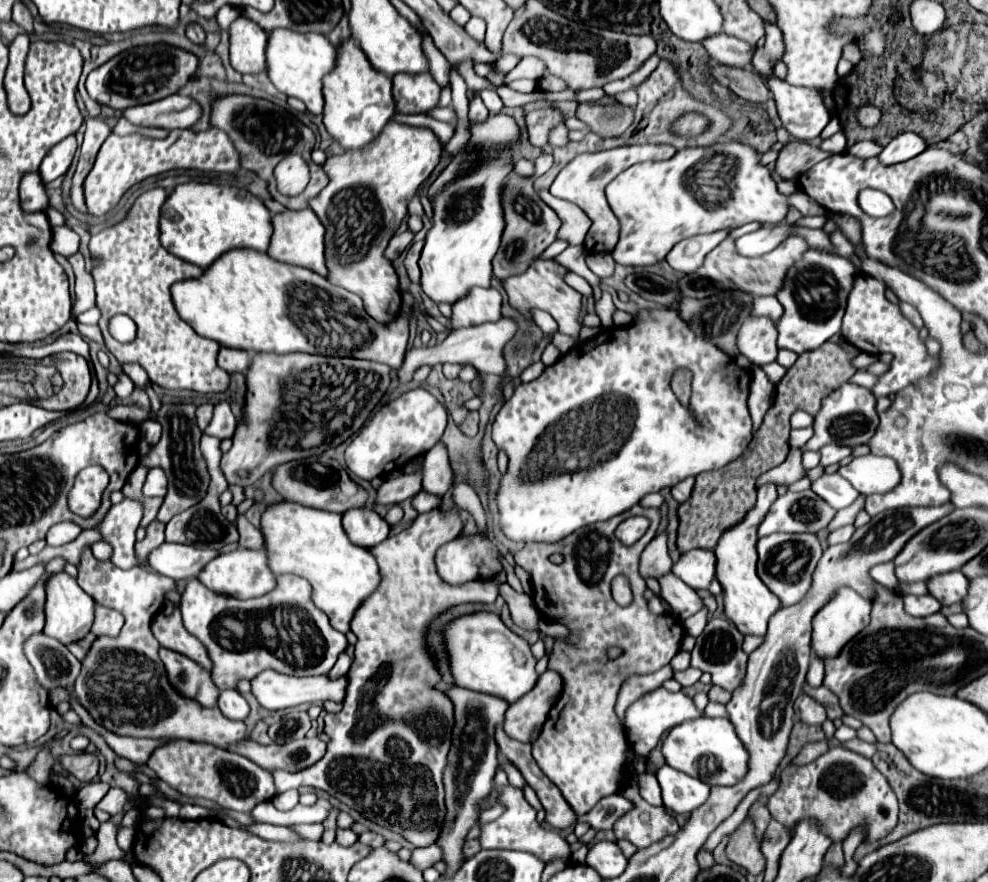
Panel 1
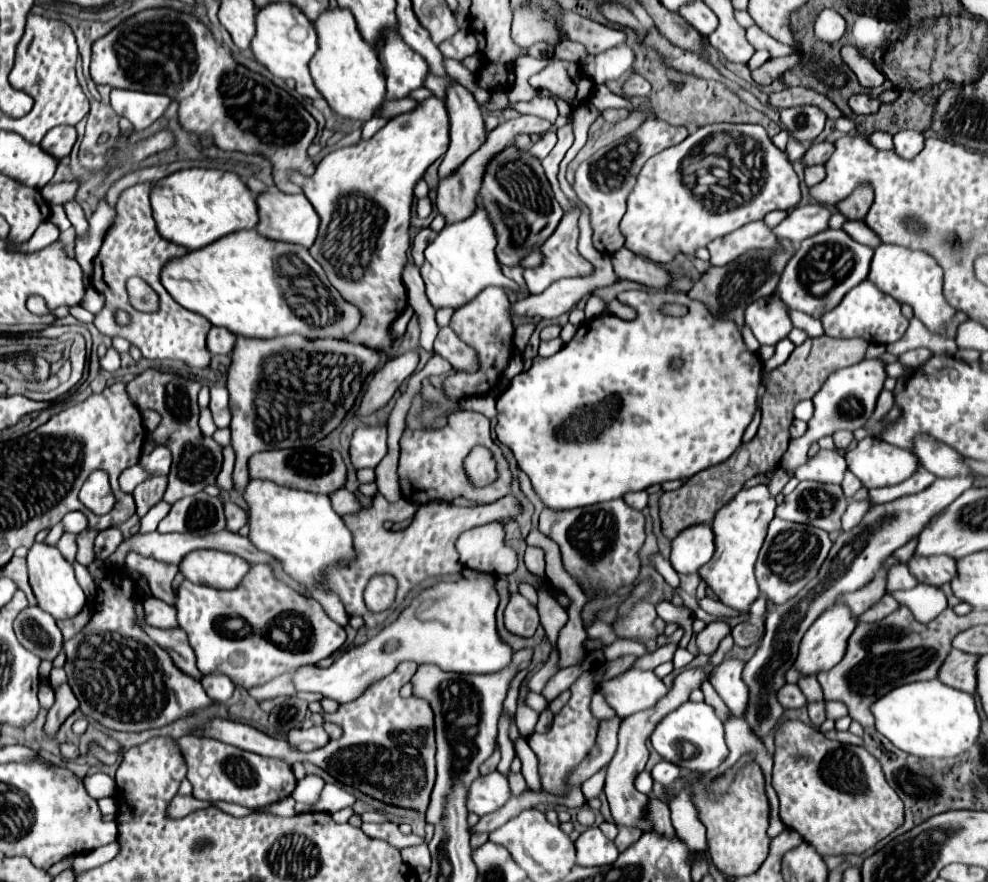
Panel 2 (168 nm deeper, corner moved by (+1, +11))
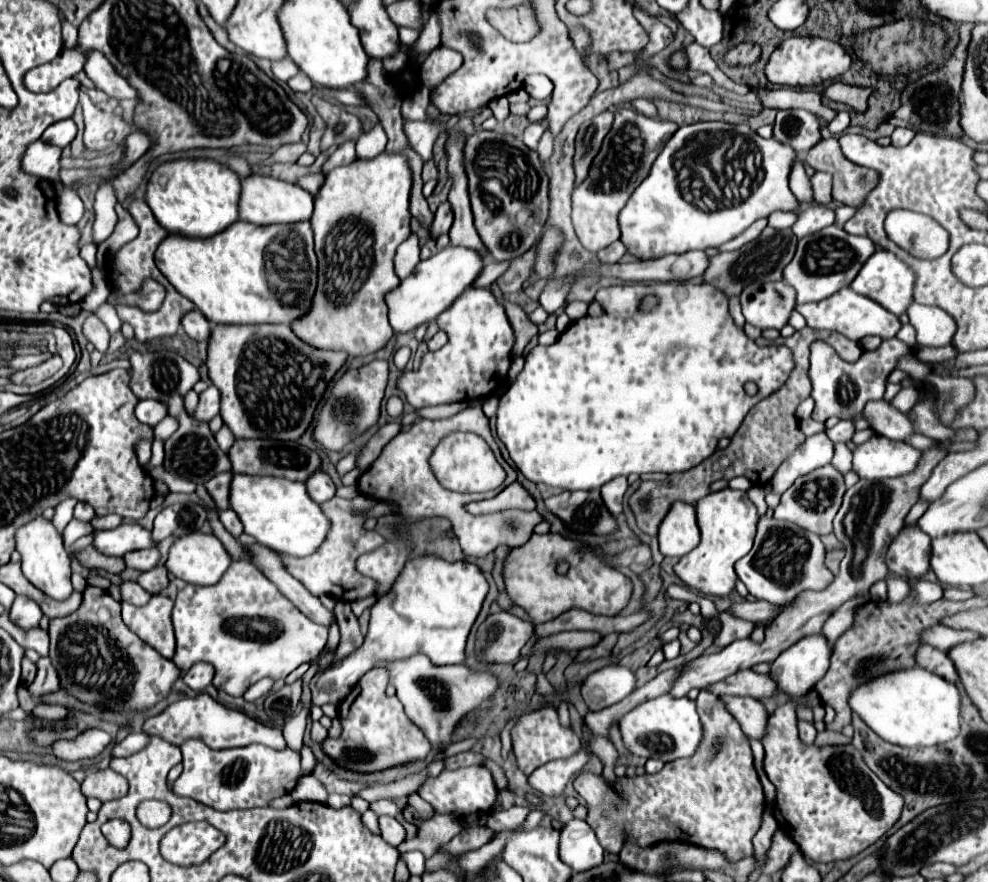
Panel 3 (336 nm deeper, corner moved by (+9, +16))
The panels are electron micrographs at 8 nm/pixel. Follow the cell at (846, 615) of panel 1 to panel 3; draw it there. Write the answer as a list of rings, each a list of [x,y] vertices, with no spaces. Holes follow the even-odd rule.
[[[821,634],[805,636],[799,642],[795,642],[791,648],[783,650],[771,662],[769,676],[777,684],[777,688],[781,688],[783,694],[787,694],[791,698],[801,698],[809,690],[813,690],[813,684],[817,684],[817,680],[821,680],[821,676],[827,672],[829,658],[831,658],[831,646],[829,646],[829,642]]]

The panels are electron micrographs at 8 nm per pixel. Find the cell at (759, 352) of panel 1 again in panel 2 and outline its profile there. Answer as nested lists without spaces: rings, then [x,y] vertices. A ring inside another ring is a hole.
[[[777,295],[753,301],[745,309],[745,323],[757,337],[759,345],[775,345],[793,329],[793,323],[787,315],[787,305]]]

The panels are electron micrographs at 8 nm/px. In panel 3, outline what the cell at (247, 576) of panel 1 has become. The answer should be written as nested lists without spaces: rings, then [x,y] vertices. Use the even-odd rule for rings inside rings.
[[[195,532],[177,538],[169,548],[167,570],[189,584],[215,584],[231,564],[231,556],[213,534]]]

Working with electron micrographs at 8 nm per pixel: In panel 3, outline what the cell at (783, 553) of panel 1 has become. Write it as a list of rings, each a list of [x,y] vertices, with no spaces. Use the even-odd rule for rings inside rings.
[[[769,516],[761,518],[751,552],[737,562],[737,576],[749,594],[771,604],[787,604],[805,590],[827,588],[835,578],[825,566],[825,546],[817,534]]]

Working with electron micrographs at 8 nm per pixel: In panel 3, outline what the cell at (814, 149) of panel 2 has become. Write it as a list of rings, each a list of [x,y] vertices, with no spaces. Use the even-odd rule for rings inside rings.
[[[837,138],[821,140],[807,152],[805,162],[811,168],[829,172],[835,178],[833,200],[839,200],[847,206],[861,206],[865,196],[879,184],[877,172],[857,166],[843,156]]]

